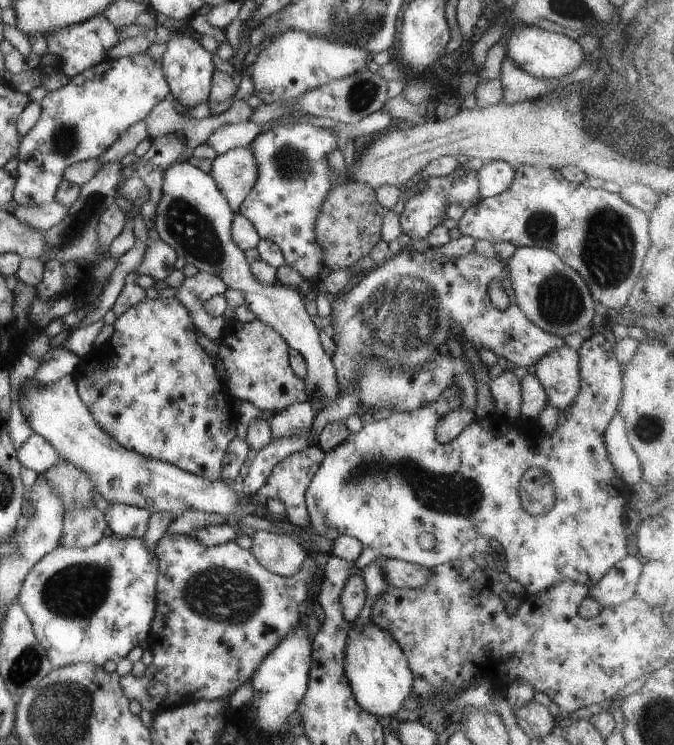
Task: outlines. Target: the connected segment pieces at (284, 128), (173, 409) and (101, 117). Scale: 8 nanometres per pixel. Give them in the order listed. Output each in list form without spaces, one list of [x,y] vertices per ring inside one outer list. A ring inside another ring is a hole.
[[[307,123],[284,124],[271,128],[261,134],[250,144],[259,174],[252,191],[242,202],[239,212],[254,226],[258,235],[274,242],[284,254],[286,265],[300,272],[305,280],[319,281],[325,273],[322,266],[321,249],[315,240],[314,224],[319,209],[334,187],[332,172],[329,168],[329,153],[340,147],[338,139],[330,129],[319,128]]]
[[[145,297],[136,306],[128,308],[116,320],[112,338],[98,348],[97,353],[94,353],[94,356],[91,355],[88,362],[84,361],[80,366],[80,370],[76,374],[77,392],[94,420],[98,422],[98,425],[126,449],[131,449],[140,455],[172,464],[185,472],[209,479],[210,481],[216,481],[221,479],[224,454],[230,442],[237,436],[237,427],[241,419],[235,409],[236,399],[231,396],[227,382],[216,374],[216,368],[211,356],[196,341],[197,334],[198,330],[196,330],[195,325],[192,323],[188,310],[176,298],[151,300]]]
[[[147,52],[136,54],[134,56],[124,56],[119,60],[114,60],[107,57],[102,63],[89,67],[83,72],[80,72],[78,75],[69,78],[70,82],[66,84],[60,90],[54,92],[48,92],[44,99],[41,102],[41,116],[36,125],[28,132],[23,139],[21,140],[21,146],[19,149],[18,159],[19,166],[18,178],[15,180],[15,190],[13,191],[13,206],[31,206],[31,205],[40,205],[43,203],[50,203],[55,200],[59,185],[63,182],[63,173],[64,170],[75,163],[80,163],[89,159],[97,159],[103,153],[105,153],[116,141],[135,123],[145,120],[148,117],[148,114],[154,109],[154,106],[157,106],[160,101],[164,100],[168,94],[171,93],[168,82],[164,77],[161,65],[158,61],[152,60],[148,57]]]

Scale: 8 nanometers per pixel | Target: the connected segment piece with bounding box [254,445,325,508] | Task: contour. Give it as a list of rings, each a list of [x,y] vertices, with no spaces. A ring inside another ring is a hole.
[[[318,445],[286,456],[276,464],[266,483],[254,494],[255,499],[266,508],[270,499],[278,499],[286,506],[288,502],[307,503],[304,492],[307,493],[307,487],[324,458],[325,452]]]

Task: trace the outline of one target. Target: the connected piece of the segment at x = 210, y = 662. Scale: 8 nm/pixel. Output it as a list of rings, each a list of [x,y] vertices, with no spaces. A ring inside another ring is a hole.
[[[168,535],[161,539],[161,542],[154,550],[155,556],[158,558],[158,579],[156,605],[157,610],[153,624],[150,626],[149,635],[149,651],[153,653],[154,660],[147,668],[146,673],[141,679],[136,679],[132,674],[128,674],[121,678],[121,688],[125,696],[131,701],[138,700],[144,709],[156,715],[162,713],[166,708],[175,708],[176,705],[186,703],[194,703],[198,700],[214,701],[217,699],[228,699],[239,687],[245,683],[249,683],[256,670],[261,666],[265,657],[279,646],[279,643],[291,632],[294,631],[301,622],[302,612],[297,610],[298,606],[306,601],[313,592],[317,584],[317,577],[323,572],[323,568],[313,559],[310,554],[306,556],[305,562],[302,562],[300,569],[293,576],[284,577],[269,572],[263,568],[258,560],[250,551],[240,548],[235,541],[231,541],[216,547],[202,547],[196,540],[186,535]]]

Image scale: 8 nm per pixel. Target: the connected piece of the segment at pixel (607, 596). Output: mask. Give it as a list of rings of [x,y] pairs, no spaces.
[[[627,555],[600,580],[589,588],[588,597],[598,602],[600,607],[618,605],[635,596],[644,560]]]

